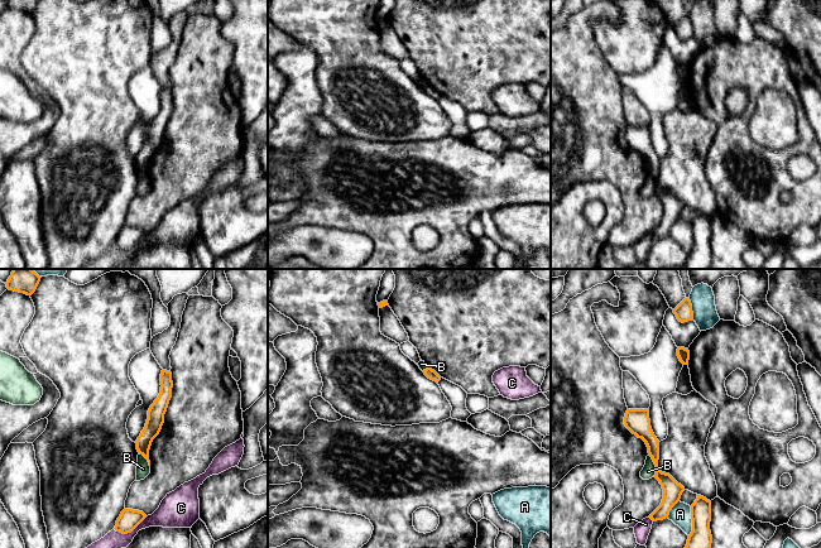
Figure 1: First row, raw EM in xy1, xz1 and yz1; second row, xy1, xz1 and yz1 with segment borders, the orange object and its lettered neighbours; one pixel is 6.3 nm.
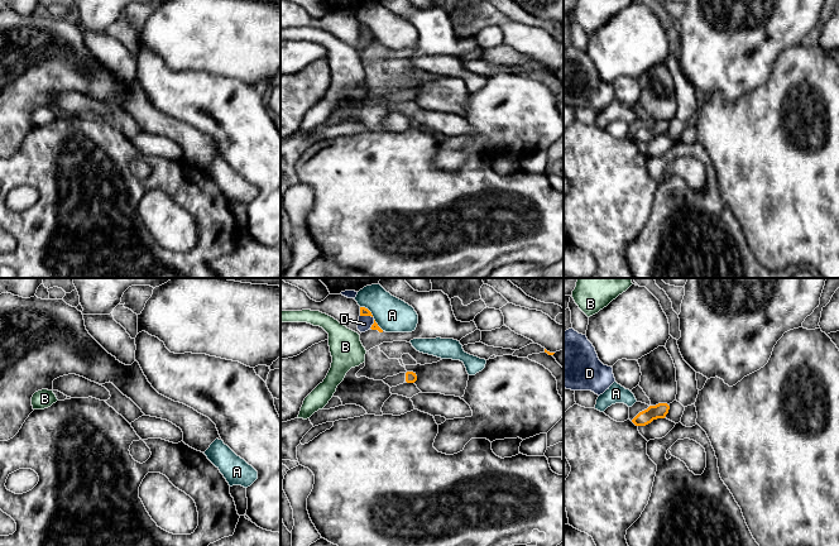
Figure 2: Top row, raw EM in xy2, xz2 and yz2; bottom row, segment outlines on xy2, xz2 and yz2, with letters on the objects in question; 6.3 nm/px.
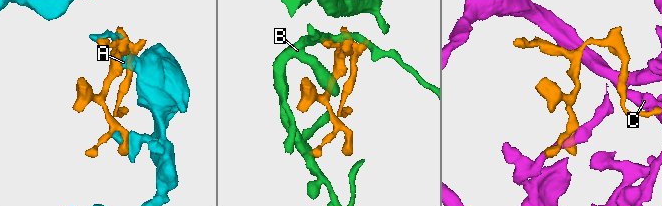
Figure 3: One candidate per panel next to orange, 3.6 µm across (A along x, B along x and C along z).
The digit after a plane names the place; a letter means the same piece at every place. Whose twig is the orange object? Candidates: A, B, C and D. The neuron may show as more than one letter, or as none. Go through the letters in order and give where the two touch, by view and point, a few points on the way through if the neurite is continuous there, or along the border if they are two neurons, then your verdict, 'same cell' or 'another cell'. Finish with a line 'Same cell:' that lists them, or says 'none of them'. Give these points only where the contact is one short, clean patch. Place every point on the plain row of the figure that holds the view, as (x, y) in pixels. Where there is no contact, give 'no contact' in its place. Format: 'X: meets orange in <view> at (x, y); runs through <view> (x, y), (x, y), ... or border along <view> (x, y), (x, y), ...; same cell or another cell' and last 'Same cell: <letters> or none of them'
A: meets orange in yz1 at (692, 239); another cell
B: meets orange in yz1 at (656, 183); border along yz1 (648, 172), (654, 182), (654, 193); another cell
C: meets orange in xy1 at (130, 249); border along xy1 (147, 234), (130, 249), (120, 250), (114, 246); another cell
D: meets orange in xz2 at (367, 32); border along xz2 (360, 32), (369, 32), (372, 34); another cell
Same cell: none of them

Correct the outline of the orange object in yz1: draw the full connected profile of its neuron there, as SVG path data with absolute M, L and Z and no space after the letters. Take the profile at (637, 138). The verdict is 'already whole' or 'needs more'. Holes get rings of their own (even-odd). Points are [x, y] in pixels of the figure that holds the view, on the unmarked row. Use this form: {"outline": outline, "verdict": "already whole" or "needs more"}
{"outline": "M628 126L624 134L624 141L633 152L645 159L648 170L656 182L654 194L662 202L663 216L661 222L649 232L649 235L653 239L663 237L668 235L672 225L680 218L685 205L669 191L662 189L658 184L659 158L650 144L649 126Z", "verdict": "already whole"}

